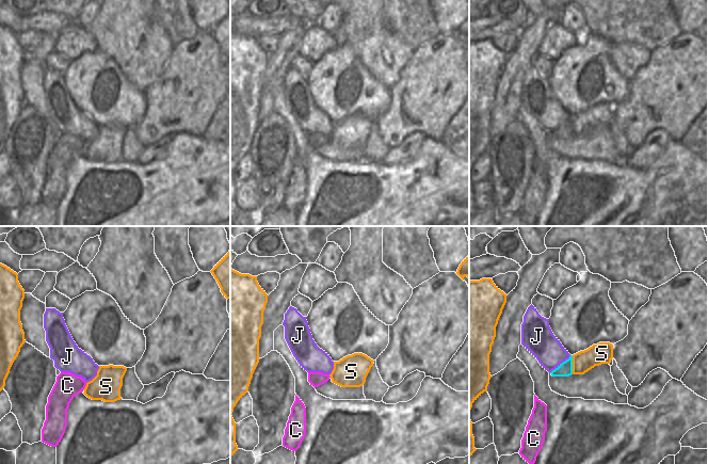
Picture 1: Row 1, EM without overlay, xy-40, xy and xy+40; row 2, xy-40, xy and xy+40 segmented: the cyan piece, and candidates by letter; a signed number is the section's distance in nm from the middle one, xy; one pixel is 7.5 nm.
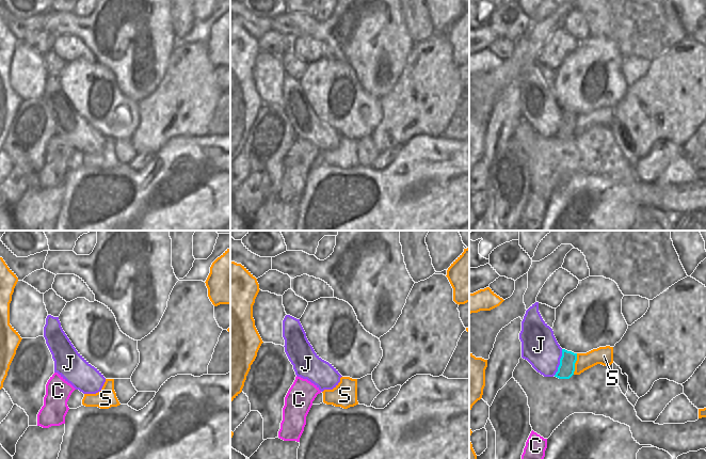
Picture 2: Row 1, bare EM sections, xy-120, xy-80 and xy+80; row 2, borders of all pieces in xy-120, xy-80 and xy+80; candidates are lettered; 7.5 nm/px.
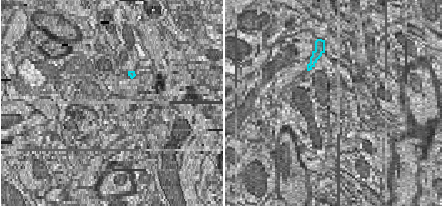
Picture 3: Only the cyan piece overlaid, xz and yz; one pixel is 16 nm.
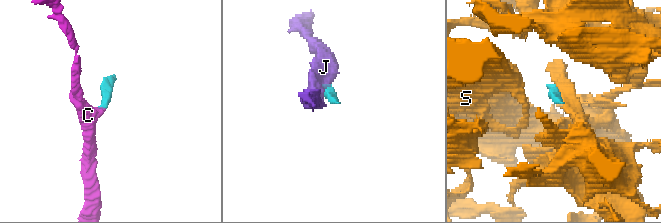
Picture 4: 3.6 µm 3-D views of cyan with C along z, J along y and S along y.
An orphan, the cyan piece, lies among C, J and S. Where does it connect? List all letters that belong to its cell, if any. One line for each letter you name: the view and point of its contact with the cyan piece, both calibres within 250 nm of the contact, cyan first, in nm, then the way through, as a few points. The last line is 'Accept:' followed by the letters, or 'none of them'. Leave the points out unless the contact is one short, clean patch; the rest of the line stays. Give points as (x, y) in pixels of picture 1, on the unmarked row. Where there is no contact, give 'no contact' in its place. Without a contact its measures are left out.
C: no contact
Accept: C

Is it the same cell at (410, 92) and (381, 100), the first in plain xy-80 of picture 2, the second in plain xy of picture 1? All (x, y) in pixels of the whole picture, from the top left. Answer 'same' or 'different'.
different

